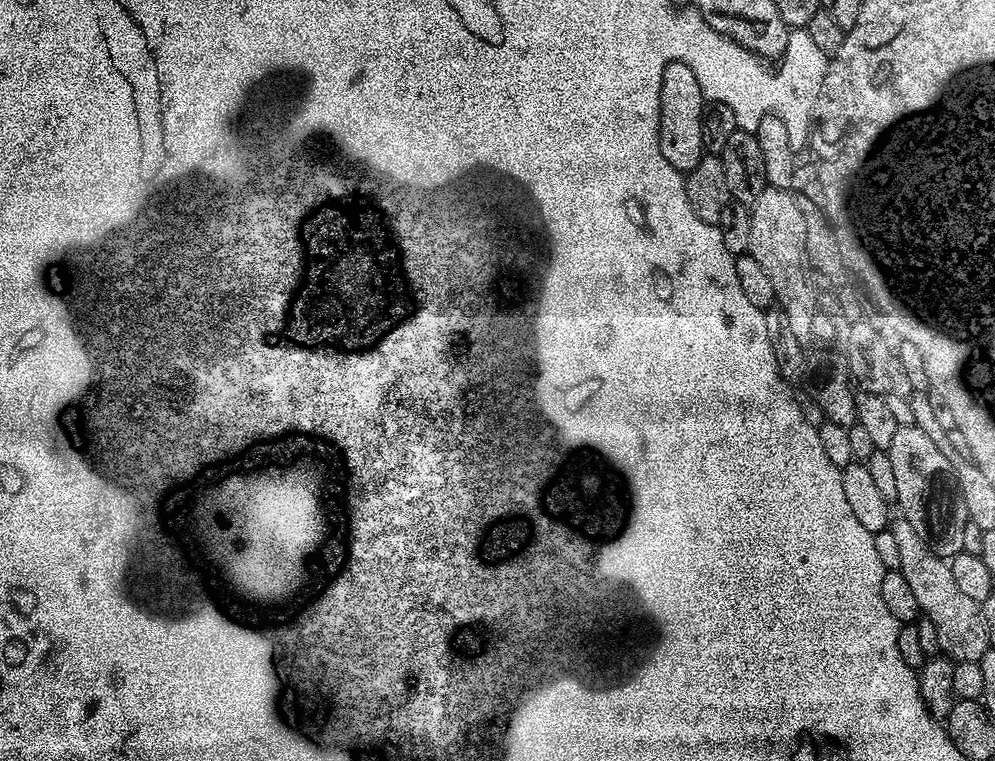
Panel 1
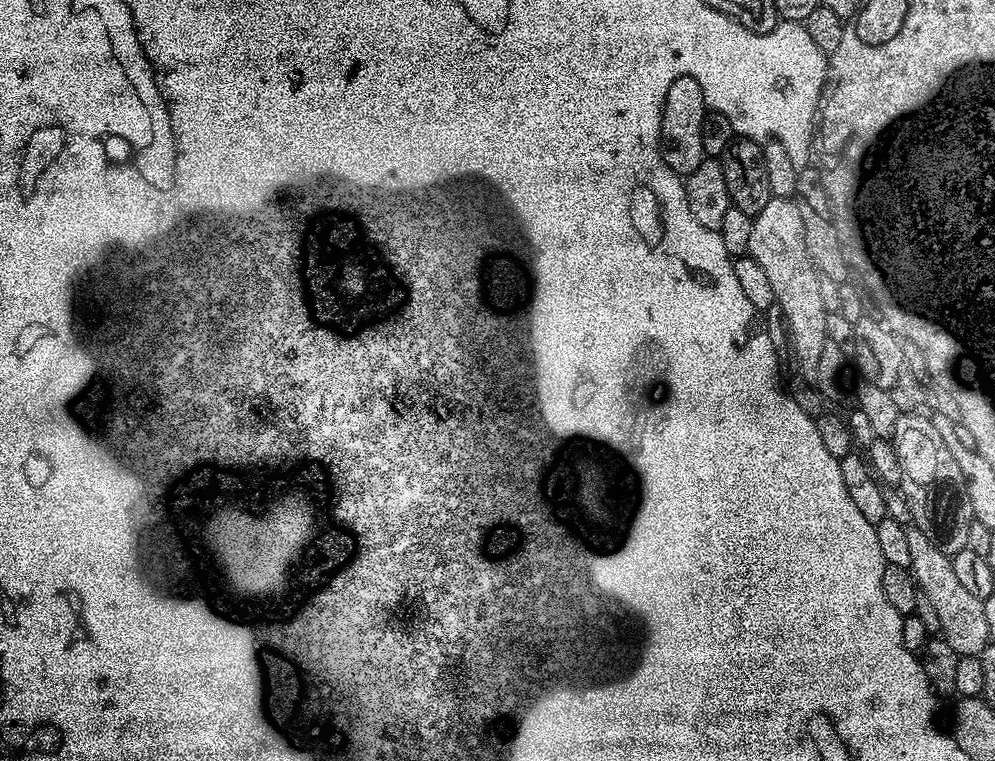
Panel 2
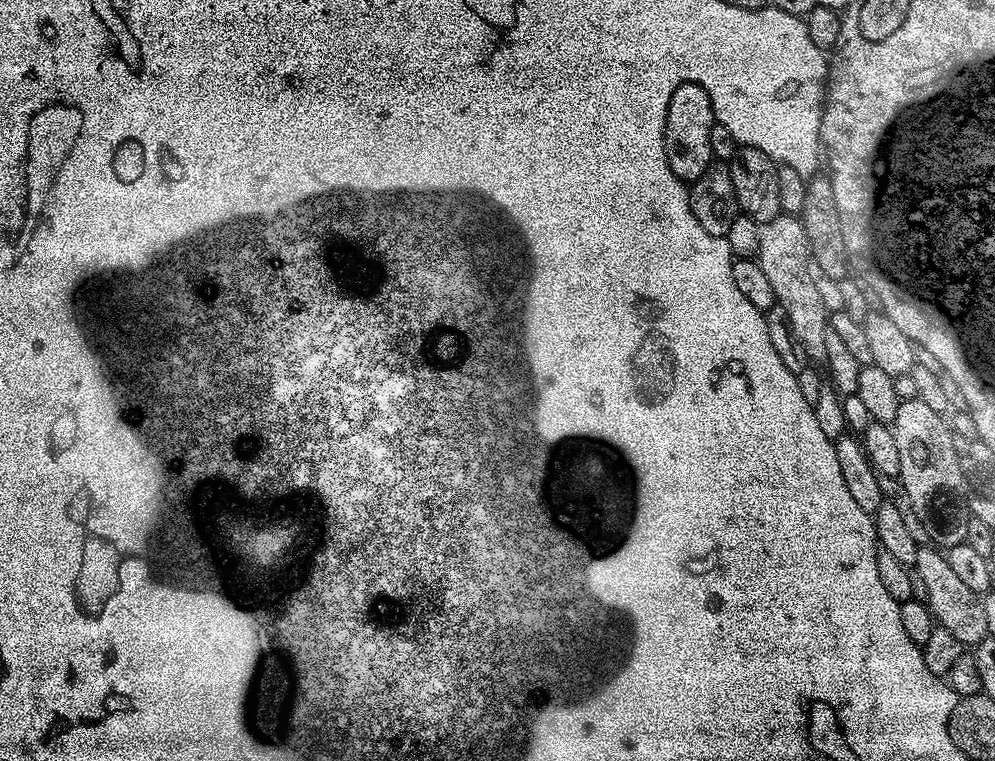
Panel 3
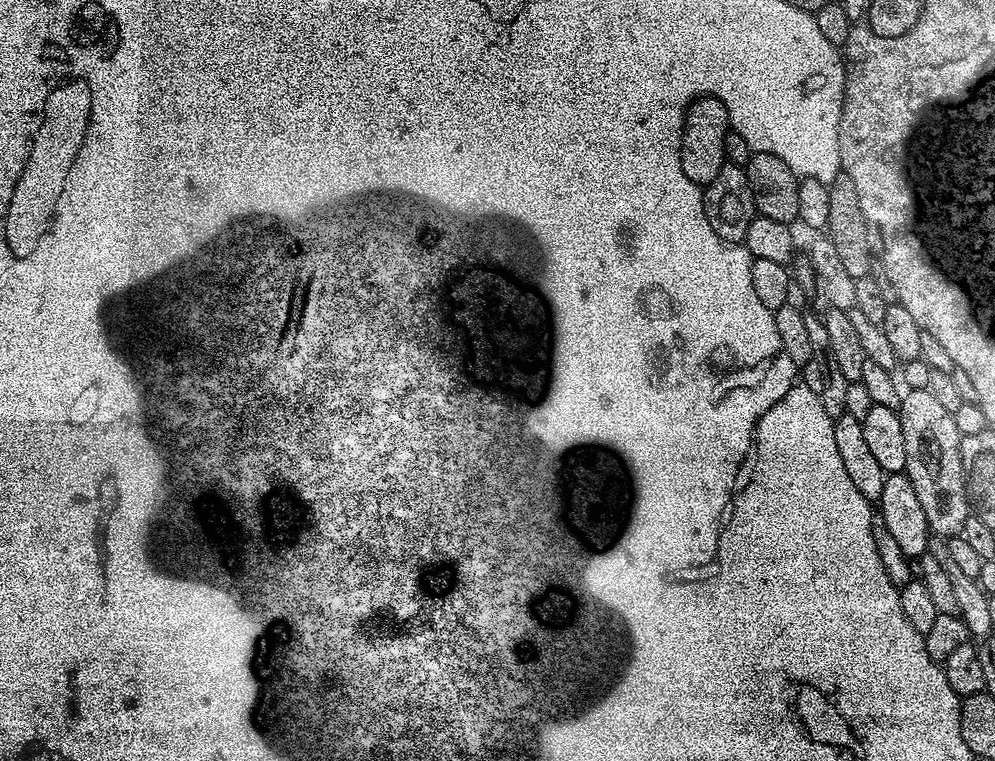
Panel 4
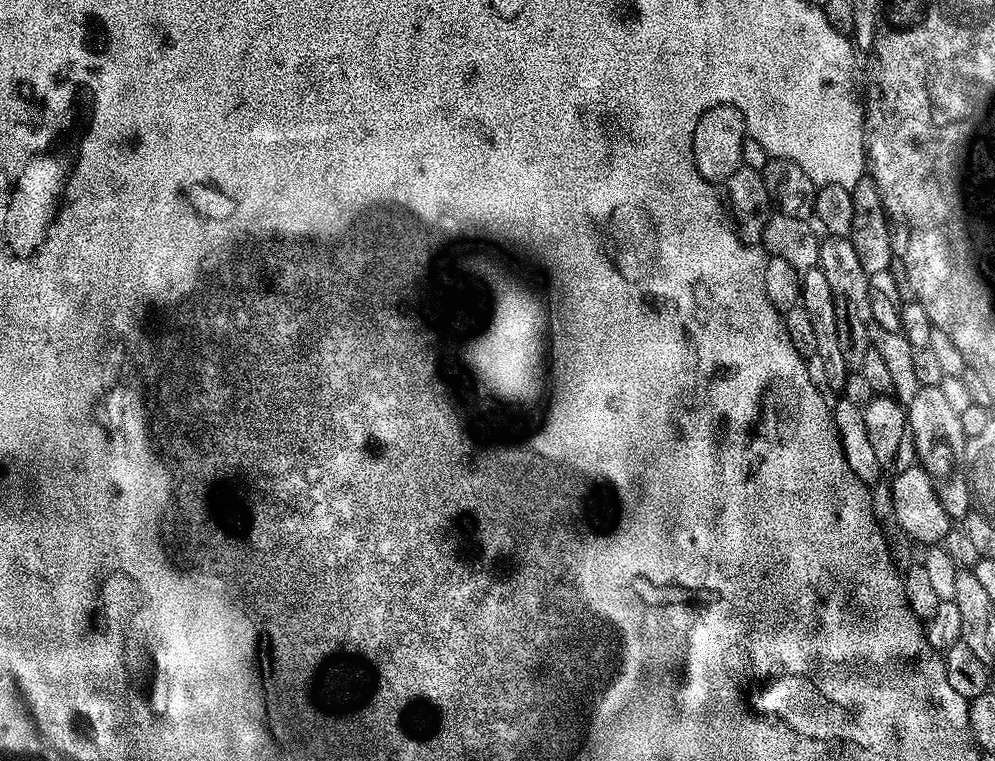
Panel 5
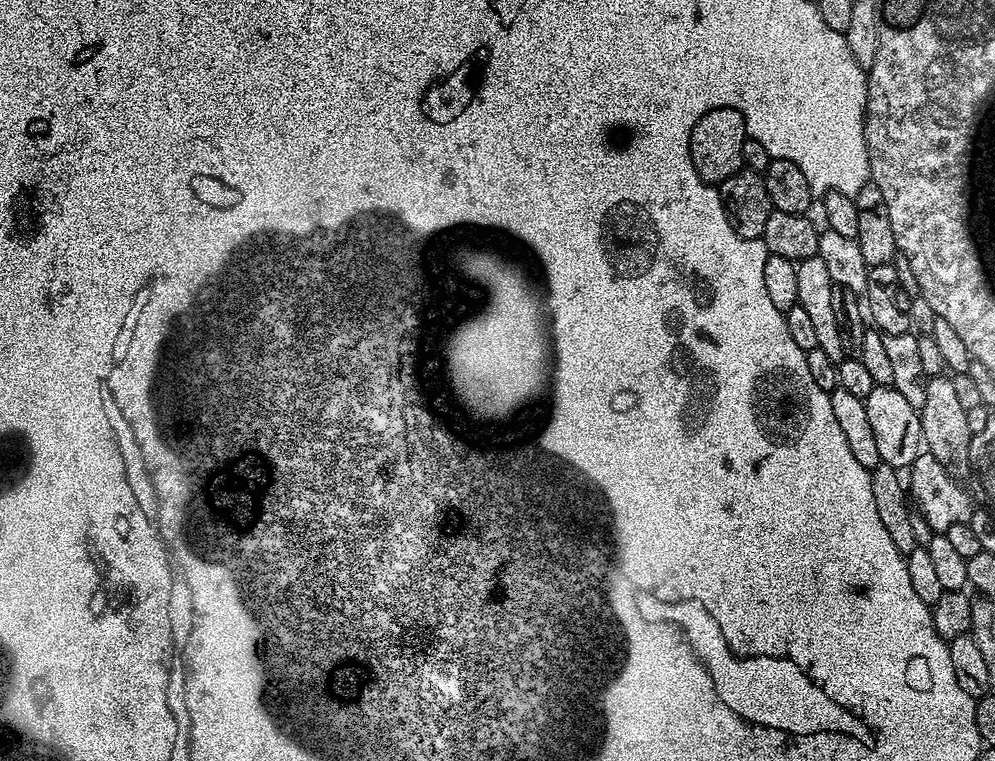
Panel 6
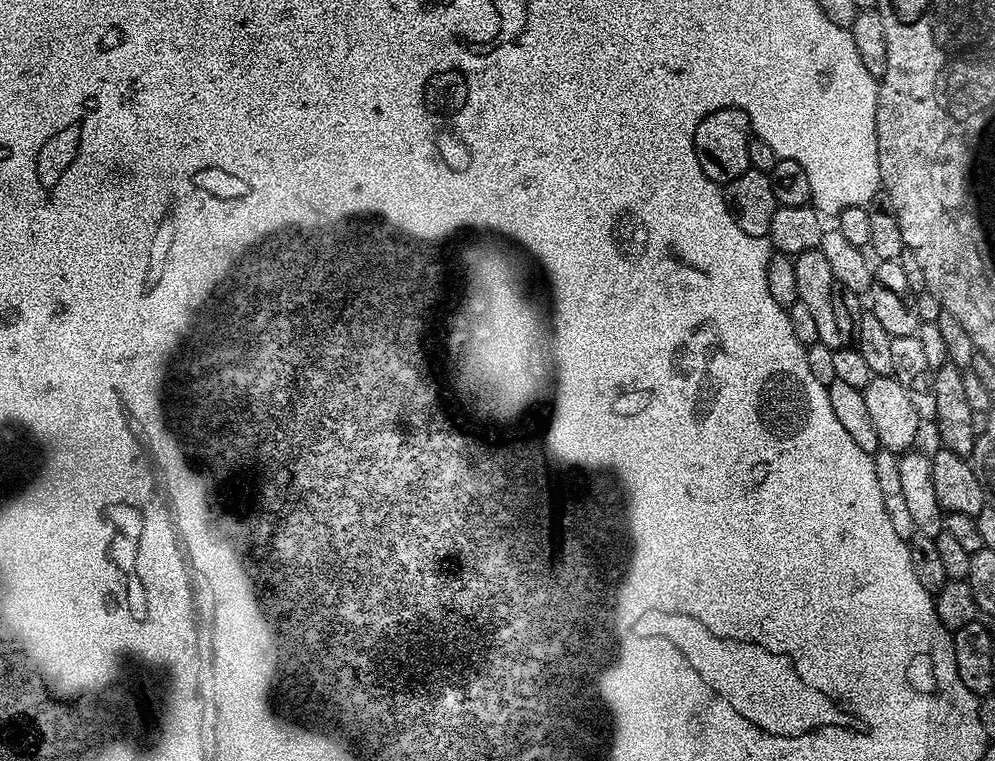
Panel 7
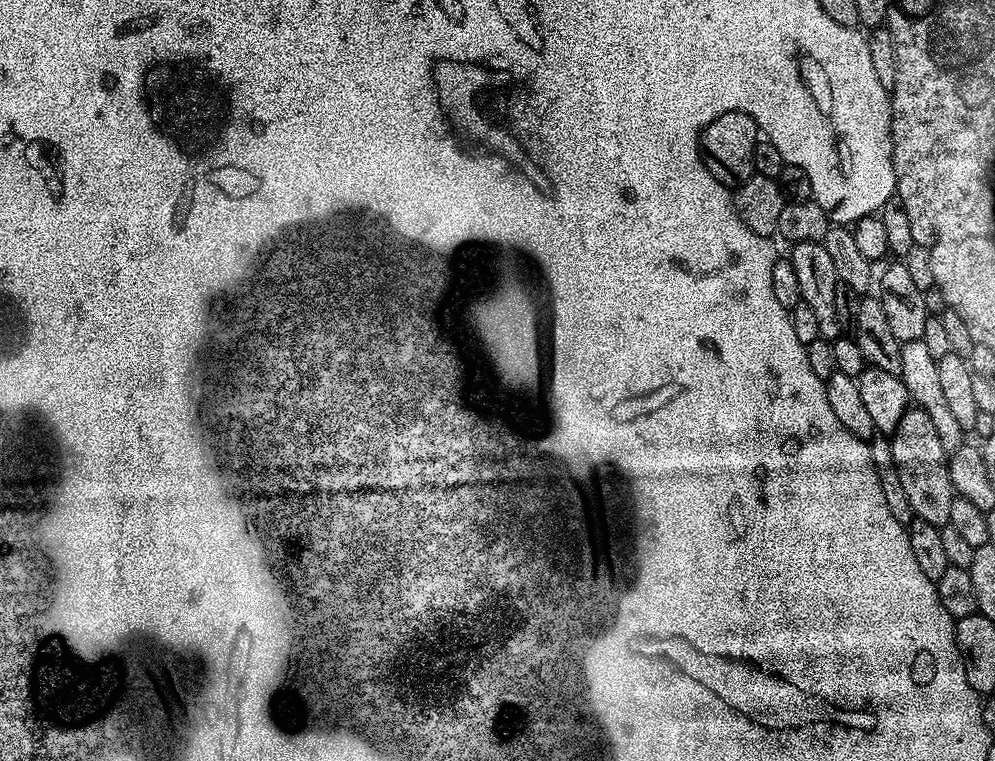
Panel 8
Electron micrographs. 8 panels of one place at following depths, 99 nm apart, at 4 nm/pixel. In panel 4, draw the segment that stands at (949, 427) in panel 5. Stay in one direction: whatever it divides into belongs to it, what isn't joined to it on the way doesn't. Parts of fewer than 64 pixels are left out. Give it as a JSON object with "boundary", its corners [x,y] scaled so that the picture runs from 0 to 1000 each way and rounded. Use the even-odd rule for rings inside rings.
{"boundary":[[[918,510],[910,514],[903,540],[907,555],[907,572],[911,581],[909,620],[923,652],[924,664],[927,665],[934,695],[942,706],[956,707],[966,703],[975,677],[973,645],[971,644],[969,619],[967,618],[967,591],[965,590],[967,564],[961,558],[956,539],[933,510]]]}

